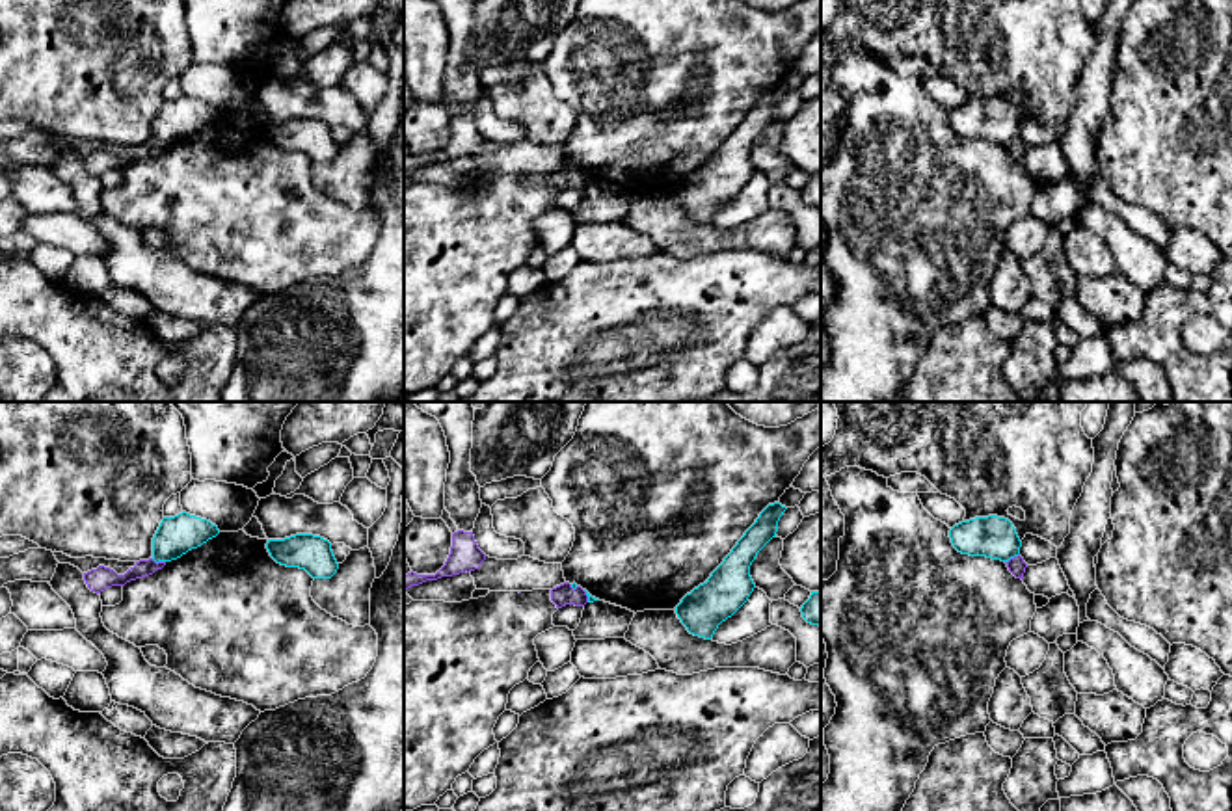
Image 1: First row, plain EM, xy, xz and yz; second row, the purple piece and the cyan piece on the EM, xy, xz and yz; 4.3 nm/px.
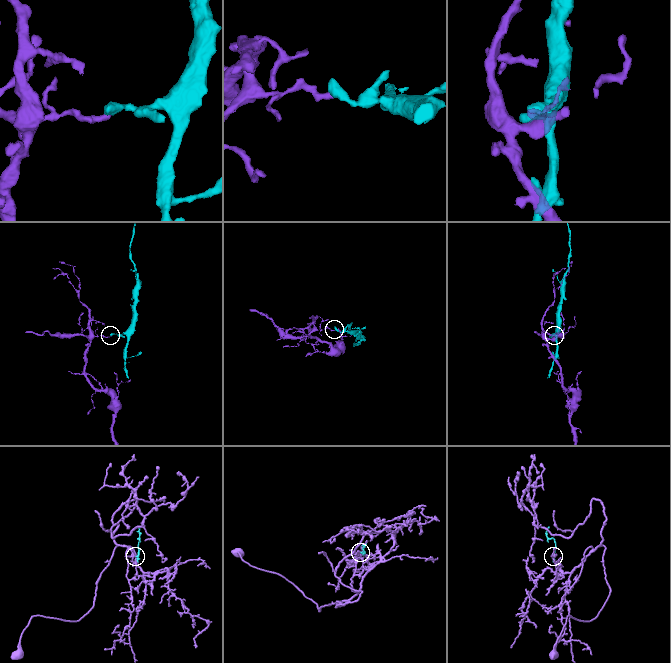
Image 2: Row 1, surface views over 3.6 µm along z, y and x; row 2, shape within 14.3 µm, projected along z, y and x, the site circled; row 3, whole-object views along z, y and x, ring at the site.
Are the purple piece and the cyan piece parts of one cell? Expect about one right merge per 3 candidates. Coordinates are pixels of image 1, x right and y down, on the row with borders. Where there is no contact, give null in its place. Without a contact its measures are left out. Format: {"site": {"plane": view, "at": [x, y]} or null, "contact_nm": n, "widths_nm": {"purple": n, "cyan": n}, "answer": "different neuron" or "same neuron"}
{"site": {"plane": "yz", "at": [1011, 558]}, "contact_nm": 80, "widths_nm": {"purple": 80, "cyan": 180}, "answer": "different neuron"}

